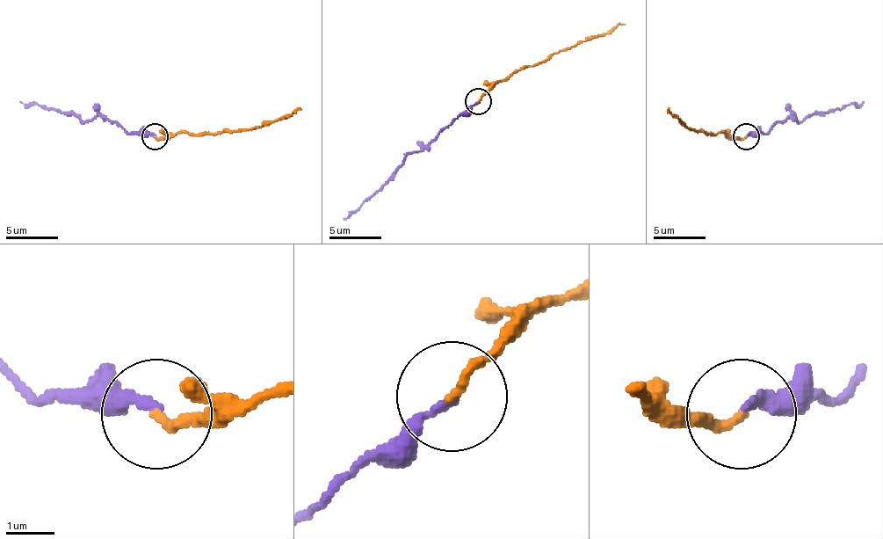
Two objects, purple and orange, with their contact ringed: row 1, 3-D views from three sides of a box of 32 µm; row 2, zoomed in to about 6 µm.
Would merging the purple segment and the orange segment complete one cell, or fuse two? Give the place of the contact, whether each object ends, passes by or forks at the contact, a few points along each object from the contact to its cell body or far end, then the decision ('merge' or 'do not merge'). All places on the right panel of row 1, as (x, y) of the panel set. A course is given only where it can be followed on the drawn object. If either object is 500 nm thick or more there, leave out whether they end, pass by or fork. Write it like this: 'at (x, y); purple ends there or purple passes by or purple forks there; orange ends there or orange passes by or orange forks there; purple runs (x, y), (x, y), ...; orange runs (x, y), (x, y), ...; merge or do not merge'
at (746, 136); purple ends there; orange ends there; purple runs (746, 136), (764, 134), (793, 115), (801, 120), (864, 102); orange runs (746, 136), (738, 139), (694, 131), (668, 110); do not merge

